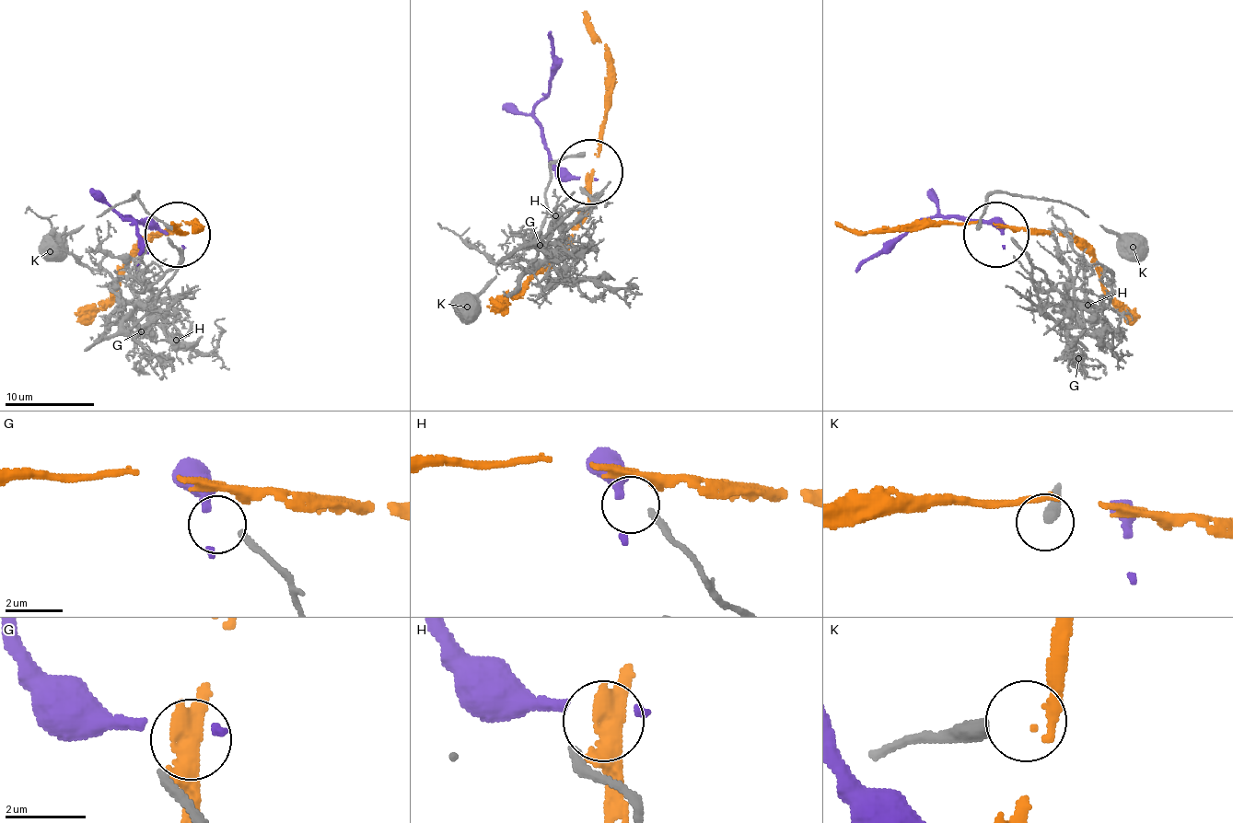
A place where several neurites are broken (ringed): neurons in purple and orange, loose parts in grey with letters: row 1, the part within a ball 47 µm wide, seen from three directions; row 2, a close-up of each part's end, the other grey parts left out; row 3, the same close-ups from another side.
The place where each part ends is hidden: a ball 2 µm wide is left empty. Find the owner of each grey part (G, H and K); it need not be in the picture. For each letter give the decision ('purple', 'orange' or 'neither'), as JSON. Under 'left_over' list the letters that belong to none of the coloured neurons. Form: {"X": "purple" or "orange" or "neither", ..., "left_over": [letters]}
{"G": "neither", "H": "neither", "K": "neither", "left_over": ["G", "H", "K"]}

